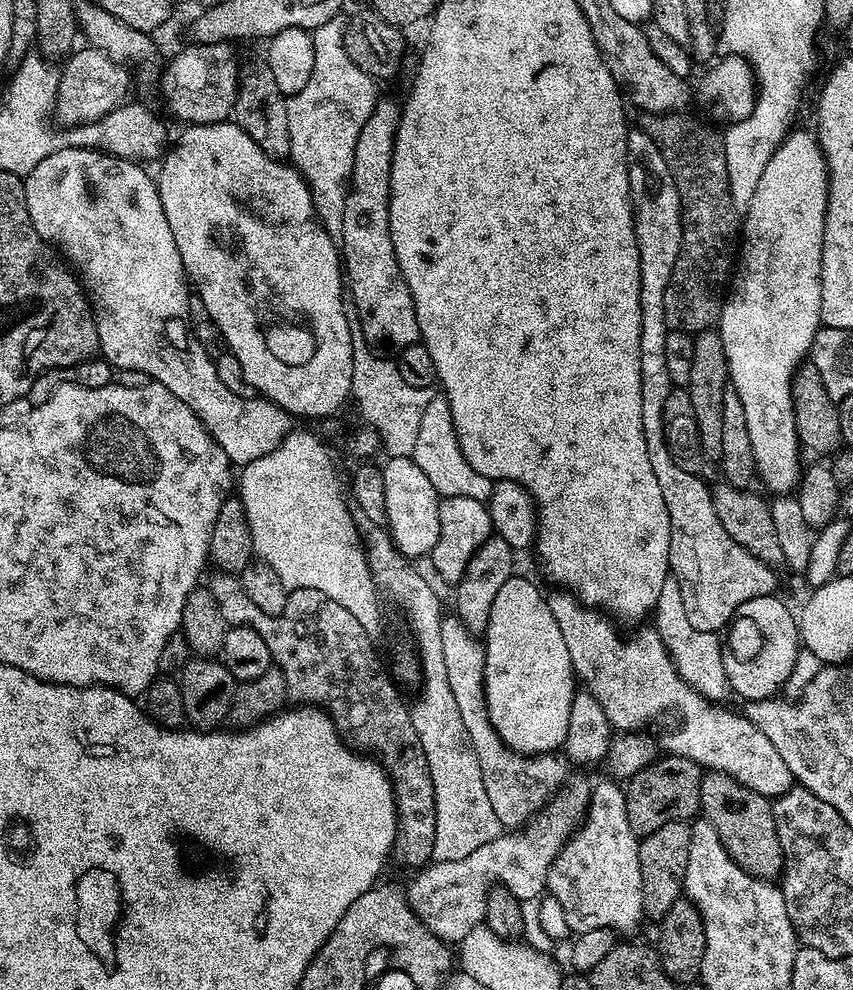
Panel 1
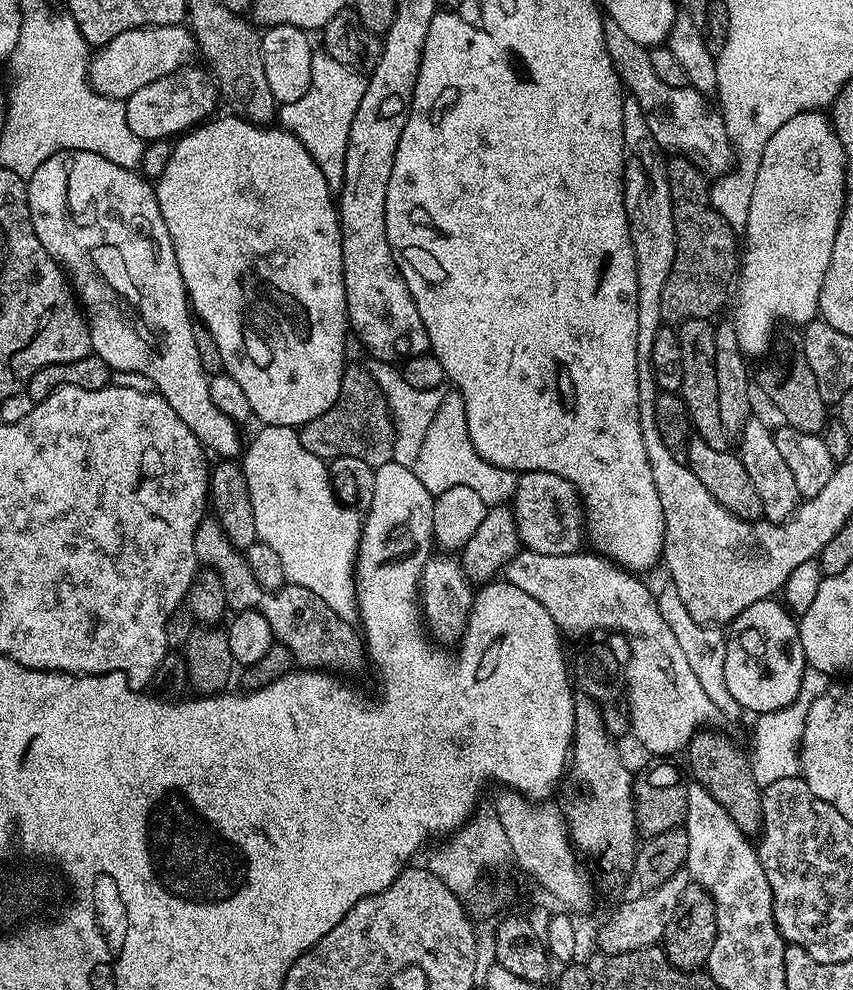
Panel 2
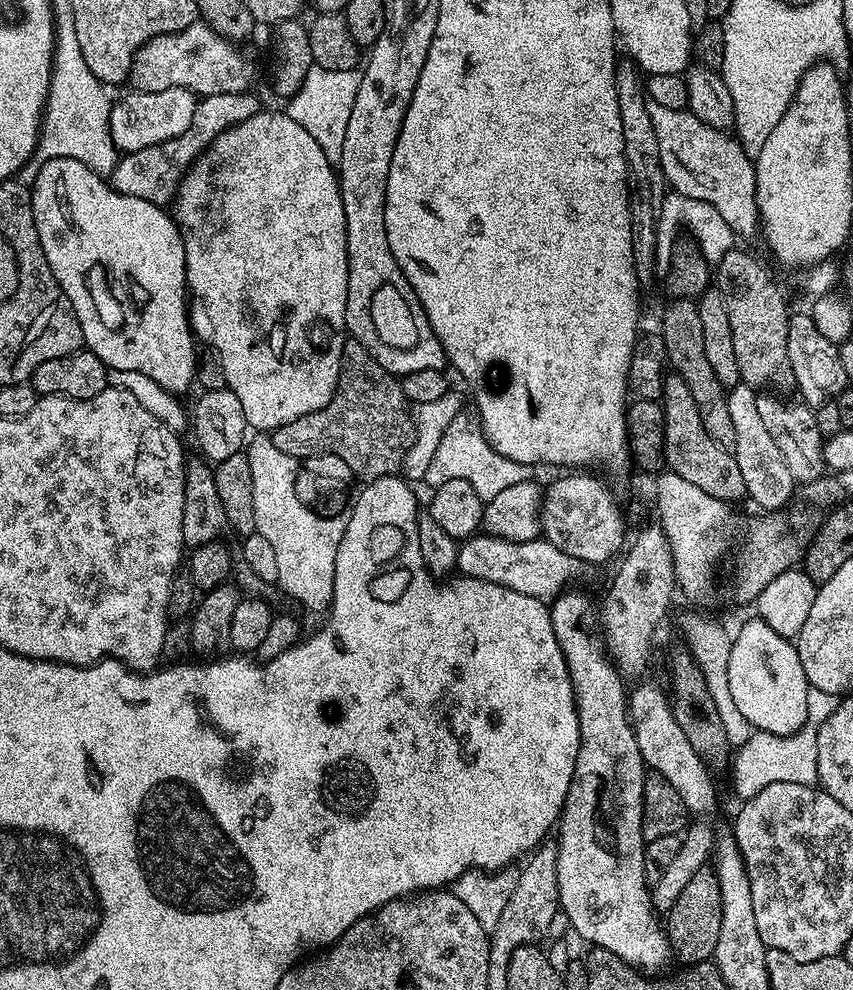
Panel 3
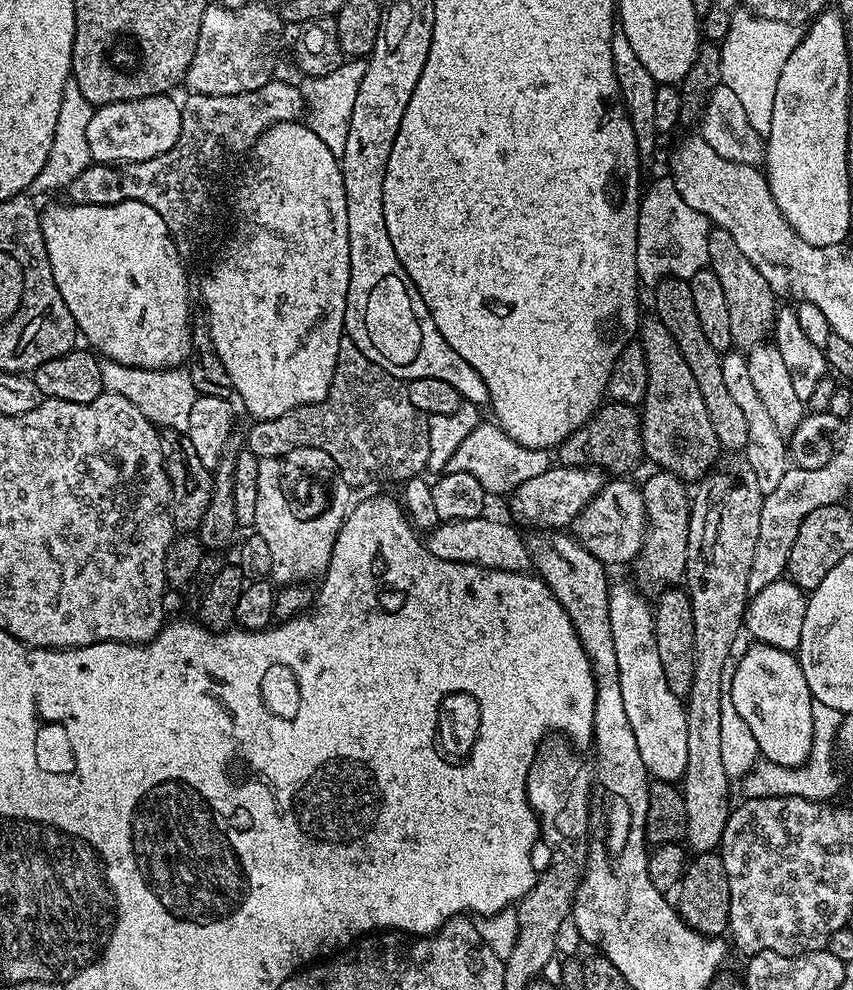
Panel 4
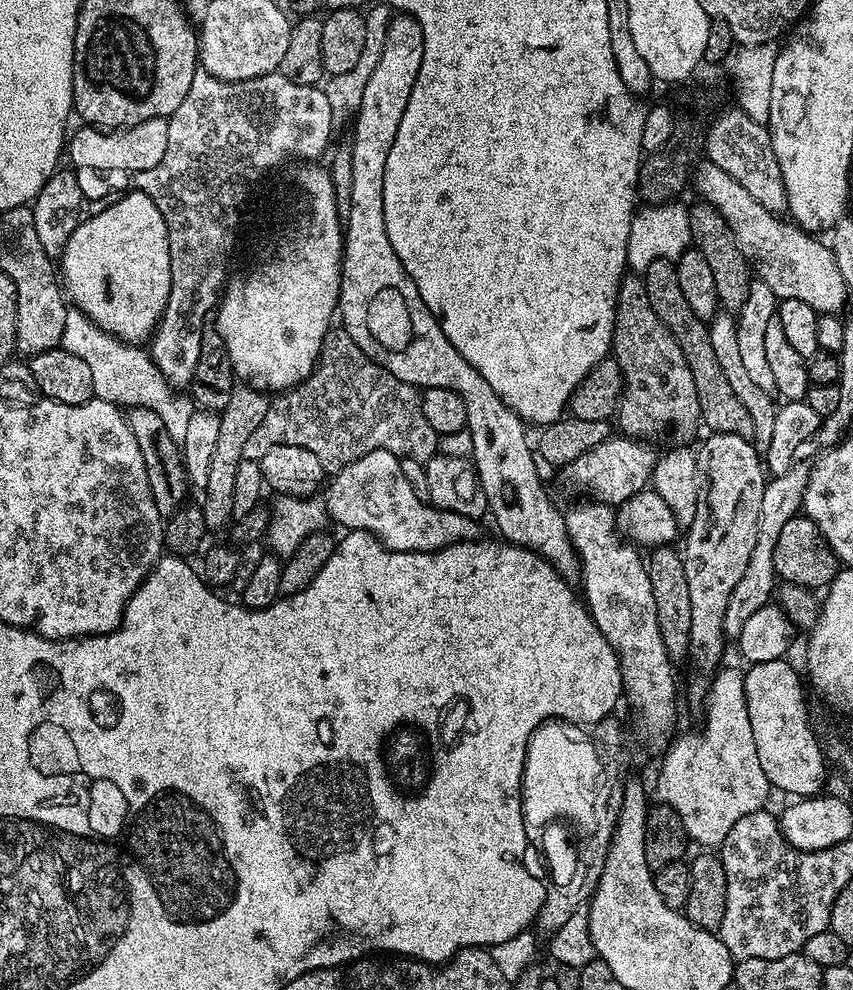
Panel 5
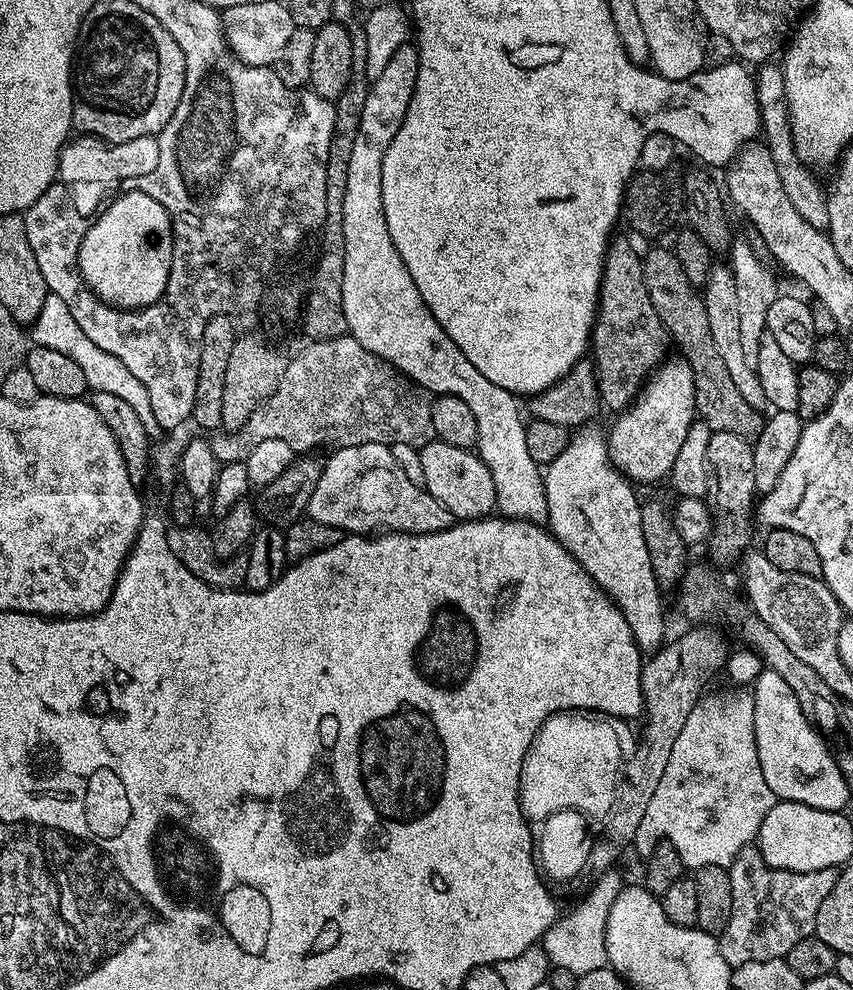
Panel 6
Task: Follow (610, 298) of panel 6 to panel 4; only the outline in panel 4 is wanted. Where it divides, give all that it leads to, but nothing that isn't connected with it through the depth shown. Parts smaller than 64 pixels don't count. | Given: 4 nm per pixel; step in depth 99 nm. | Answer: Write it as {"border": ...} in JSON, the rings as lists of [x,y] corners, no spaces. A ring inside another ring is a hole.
{"border":[[[645,319],[640,325],[638,342],[646,354],[646,398],[640,413],[640,429],[644,442],[644,454],[663,471],[673,472],[688,482],[699,482],[713,471],[722,455],[714,426],[710,426],[710,414],[706,414],[706,402],[698,391],[698,381],[690,371],[678,342],[658,319]]]}

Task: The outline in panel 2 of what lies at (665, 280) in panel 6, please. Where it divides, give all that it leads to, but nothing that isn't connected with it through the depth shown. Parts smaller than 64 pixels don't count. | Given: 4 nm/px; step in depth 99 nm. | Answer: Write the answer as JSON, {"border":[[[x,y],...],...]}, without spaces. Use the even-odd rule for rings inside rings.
{"border":[[[694,318],[682,322],[676,328],[678,350],[682,350],[682,386],[679,395],[684,400],[688,411],[688,419],[695,435],[706,446],[714,446],[714,450],[729,451],[730,437],[722,427],[722,418],[718,411],[718,378],[714,374],[714,334],[716,329],[712,320]]]}

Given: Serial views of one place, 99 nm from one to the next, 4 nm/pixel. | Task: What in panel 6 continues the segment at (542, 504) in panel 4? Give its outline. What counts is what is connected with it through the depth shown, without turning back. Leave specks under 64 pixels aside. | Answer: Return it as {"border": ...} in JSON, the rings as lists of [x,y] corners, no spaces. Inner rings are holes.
{"border":[[[682,358],[672,359],[655,369],[640,395],[613,419],[612,429],[606,432],[610,462],[636,486],[671,477],[674,458],[686,442],[686,430],[697,419],[694,374]]]}

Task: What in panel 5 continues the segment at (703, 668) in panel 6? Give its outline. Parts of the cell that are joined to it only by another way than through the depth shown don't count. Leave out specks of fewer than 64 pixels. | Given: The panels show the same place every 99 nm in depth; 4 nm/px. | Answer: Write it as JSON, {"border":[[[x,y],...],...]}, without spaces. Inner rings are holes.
{"border":[[[793,466],[784,470],[781,476],[772,476],[765,483],[762,494],[762,507],[758,514],[758,542],[754,542],[754,550],[750,553],[750,562],[746,566],[746,574],[738,586],[734,586],[734,594],[730,594],[730,602],[726,604],[724,619],[725,637],[743,637],[744,627],[750,619],[750,614],[758,614],[773,599],[778,588],[778,577],[774,570],[774,546],[778,542],[778,534],[782,534],[782,526],[790,522],[801,511],[804,503],[804,491],[808,485],[809,469]]]}

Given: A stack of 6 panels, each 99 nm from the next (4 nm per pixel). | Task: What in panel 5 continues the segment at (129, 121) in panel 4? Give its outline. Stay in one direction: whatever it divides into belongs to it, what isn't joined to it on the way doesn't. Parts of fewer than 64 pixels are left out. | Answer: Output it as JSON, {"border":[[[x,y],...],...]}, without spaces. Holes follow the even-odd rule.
{"border":[[[150,118],[146,122],[138,122],[129,128],[101,130],[95,126],[80,126],[66,140],[66,156],[77,164],[75,167],[89,172],[128,172],[135,174],[142,170],[150,170],[162,162],[162,154],[166,154],[166,134],[168,122],[165,118]]]}

